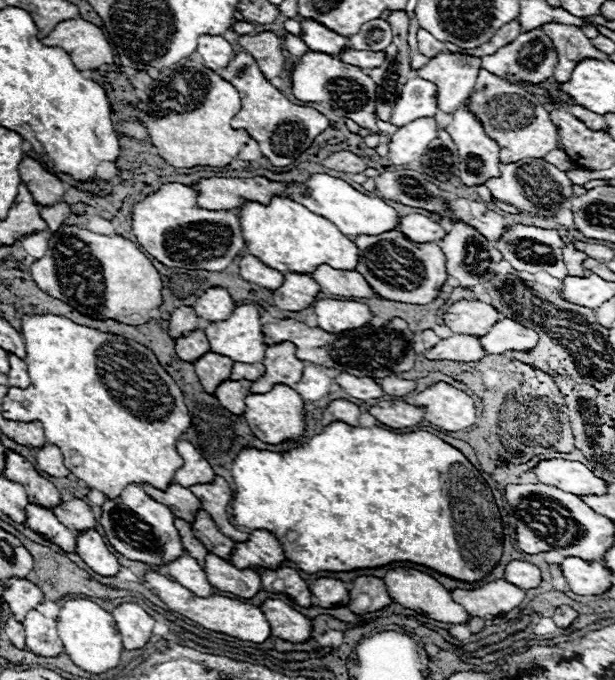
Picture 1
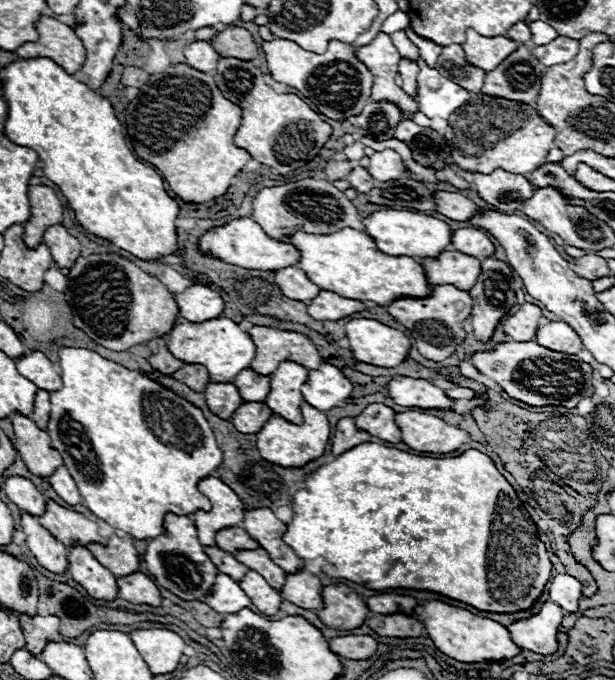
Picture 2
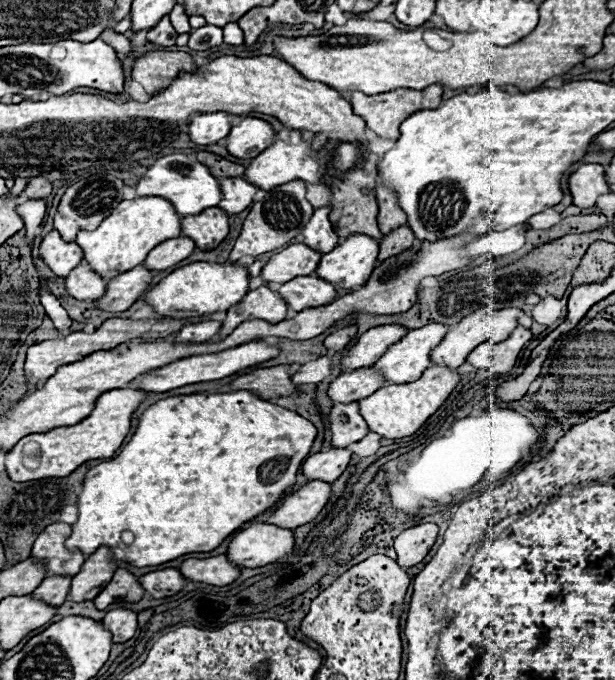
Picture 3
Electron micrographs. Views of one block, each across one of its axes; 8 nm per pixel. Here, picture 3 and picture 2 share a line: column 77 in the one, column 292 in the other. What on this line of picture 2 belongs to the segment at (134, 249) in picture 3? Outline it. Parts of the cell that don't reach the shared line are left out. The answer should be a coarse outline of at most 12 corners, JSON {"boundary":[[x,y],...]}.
{"boundary":[[354,228],[296,232],[320,288],[380,306],[420,298],[420,262],[388,256]]}

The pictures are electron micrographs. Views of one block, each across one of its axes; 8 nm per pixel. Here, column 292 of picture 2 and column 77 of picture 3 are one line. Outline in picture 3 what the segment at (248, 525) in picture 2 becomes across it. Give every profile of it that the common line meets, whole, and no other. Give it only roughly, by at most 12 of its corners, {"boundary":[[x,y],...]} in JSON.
{"boundary":[[50,524],[30,558],[46,576],[74,576],[86,556],[64,548],[70,524]]}

